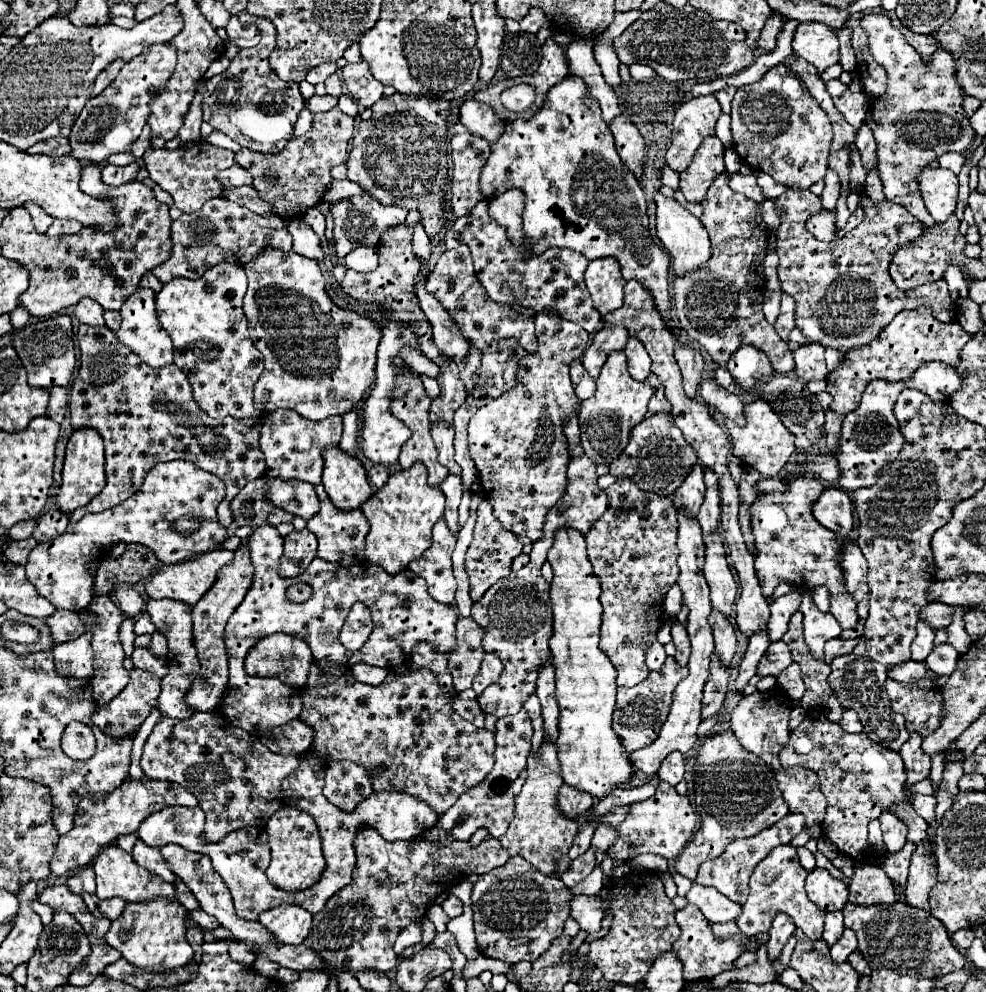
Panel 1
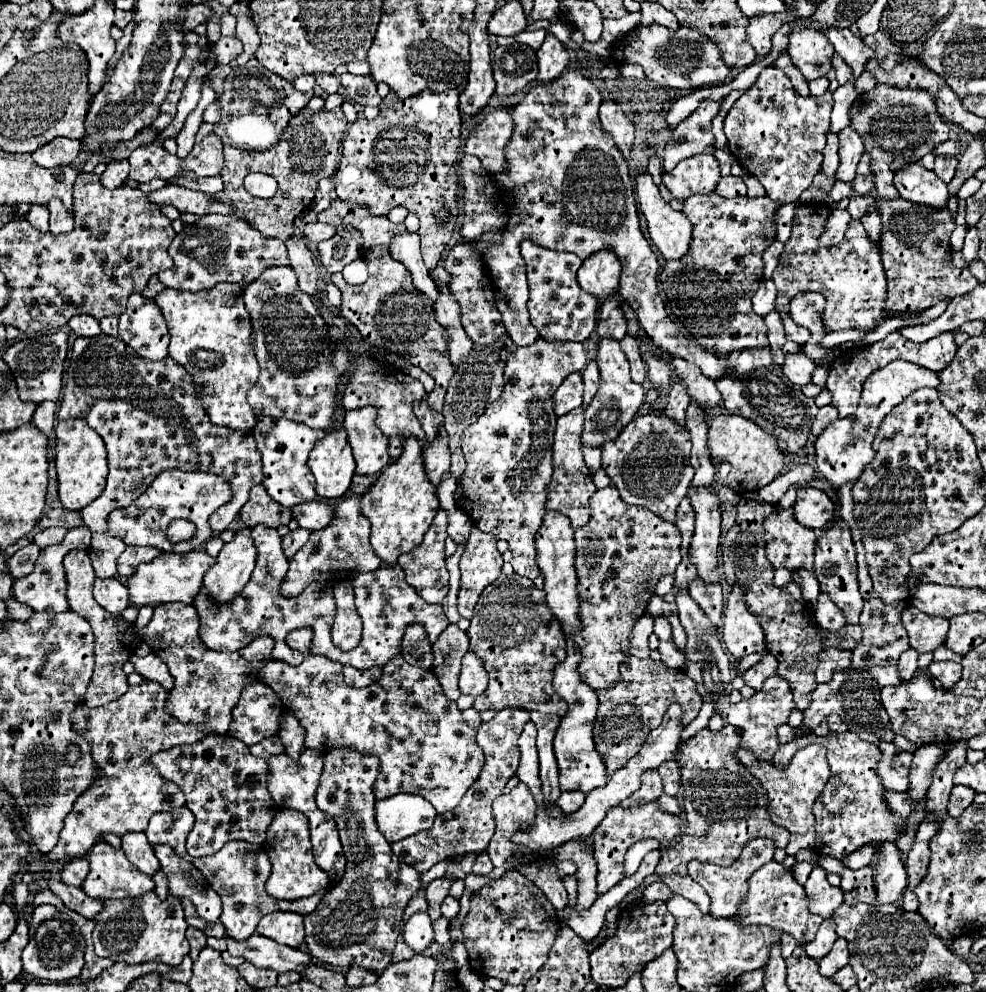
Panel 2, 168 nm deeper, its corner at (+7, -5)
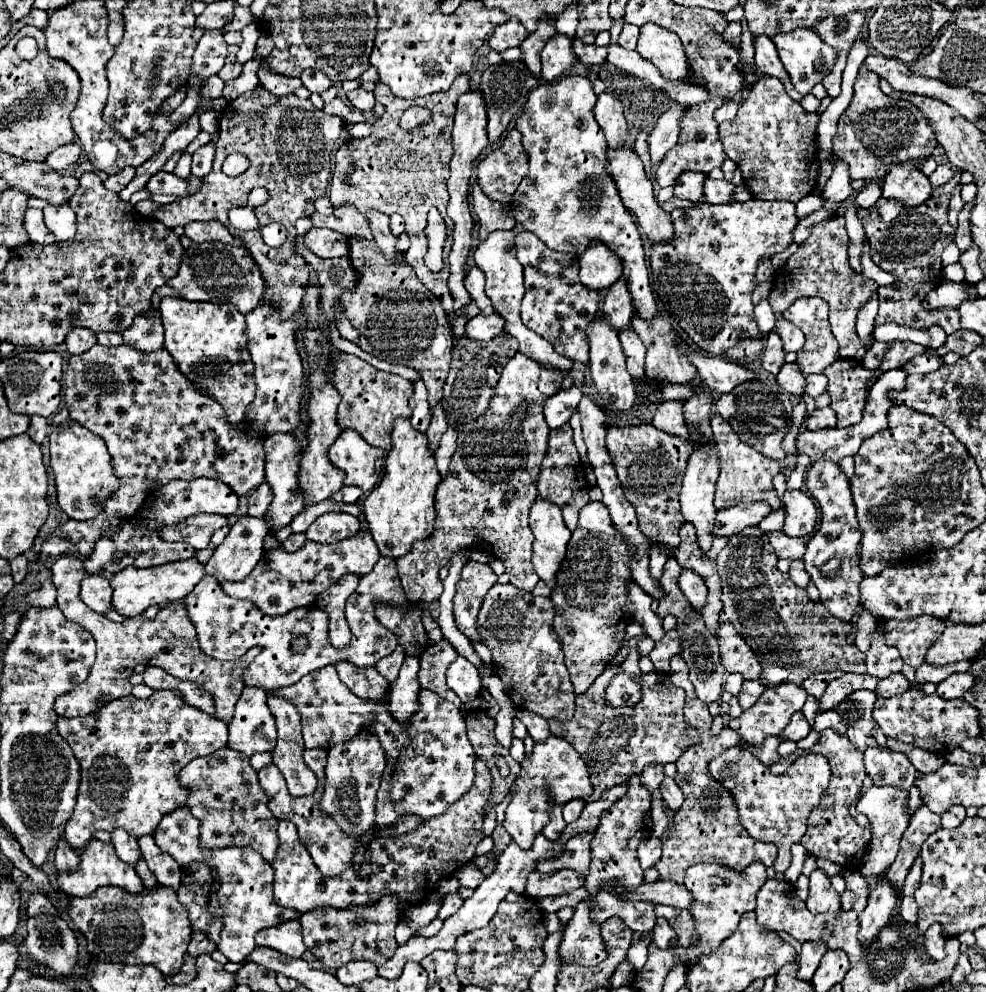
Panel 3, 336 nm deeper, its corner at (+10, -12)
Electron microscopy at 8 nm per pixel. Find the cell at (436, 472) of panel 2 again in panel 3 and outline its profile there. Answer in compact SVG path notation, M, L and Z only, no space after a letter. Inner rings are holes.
M438 402L436 408L432 406L432 420L430 420L430 426L428 426L428 430L426 430L426 436L428 436L428 440L430 440L430 450L432 450L432 452L440 446L440 438L442 438L442 434L446 432L446 428L448 428L448 420L446 420L442 402Z

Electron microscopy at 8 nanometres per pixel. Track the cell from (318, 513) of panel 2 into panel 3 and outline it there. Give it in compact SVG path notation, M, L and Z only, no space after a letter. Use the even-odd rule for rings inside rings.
M328 512L316 518L306 530L308 540L320 544L334 544L352 538L360 532L360 520L344 512Z

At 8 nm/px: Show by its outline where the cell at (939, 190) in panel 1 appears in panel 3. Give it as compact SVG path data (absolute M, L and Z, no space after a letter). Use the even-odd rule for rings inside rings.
M910 164L890 166L884 178L882 192L884 198L896 198L910 206L922 204L932 196L930 180L918 168L910 168Z

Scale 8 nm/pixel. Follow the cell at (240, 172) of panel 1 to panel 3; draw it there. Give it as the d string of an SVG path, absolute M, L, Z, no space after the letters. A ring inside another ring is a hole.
M158 172L154 174L146 188L152 192L152 194L174 194L174 196L186 196L186 190L188 190L188 180L180 180L178 176L174 174L168 174L168 172Z

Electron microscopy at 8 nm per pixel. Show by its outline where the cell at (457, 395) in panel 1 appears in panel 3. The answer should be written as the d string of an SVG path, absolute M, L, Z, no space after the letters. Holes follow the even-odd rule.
M338 206L330 216L316 212L312 222L316 228L330 228L348 238L348 258L358 274L358 286L344 294L344 308L346 318L360 332L360 348L380 360L414 368L426 384L430 406L438 404L452 360L450 320L440 300L416 278L410 266L384 258L372 238L366 218L360 216L354 206Z

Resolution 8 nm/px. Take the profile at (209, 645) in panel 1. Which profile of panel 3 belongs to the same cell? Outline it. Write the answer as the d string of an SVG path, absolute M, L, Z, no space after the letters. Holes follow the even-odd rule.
M242 516L232 526L222 544L214 548L212 560L206 564L206 574L226 580L242 580L252 572L264 554L264 538L268 528L262 518Z

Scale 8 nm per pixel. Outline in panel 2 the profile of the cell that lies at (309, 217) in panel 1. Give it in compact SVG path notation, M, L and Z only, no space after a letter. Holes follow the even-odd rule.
M307 223L305 229L303 229L305 237L311 241L311 243L319 243L323 239L329 239L331 235L335 235L335 227L331 225L323 225L323 223Z

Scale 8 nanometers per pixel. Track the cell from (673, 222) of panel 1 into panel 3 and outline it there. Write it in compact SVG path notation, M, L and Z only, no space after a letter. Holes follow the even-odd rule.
M608 148L608 162L606 162L606 172L612 176L618 192L620 192L620 198L624 202L624 206L634 214L634 218L638 220L638 224L642 226L644 234L648 236L650 242L660 242L660 240L668 240L672 238L672 220L670 220L670 214L666 214L656 198L654 198L654 188L652 188L652 182L648 180L646 172L644 172L644 166L642 166L642 160L640 156L632 150L632 148Z

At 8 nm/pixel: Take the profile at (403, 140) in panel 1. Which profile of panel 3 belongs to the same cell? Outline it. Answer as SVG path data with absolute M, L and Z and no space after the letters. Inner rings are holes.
M460 74L448 92L416 98L416 100L392 100L390 88L386 84L376 84L374 88L374 98L384 104L386 112L384 116L374 122L374 132L368 138L352 140L348 148L340 148L336 152L336 172L332 176L330 184L330 202L334 208L340 204L352 204L358 208L358 212L366 214L368 210L378 210L384 214L398 212L406 220L406 234L410 236L411 245L406 251L406 262L410 262L412 270L416 272L418 280L426 284L436 296L440 296L440 302L452 314L452 296L446 280L450 276L448 256L450 246L452 246L453 222L447 215L448 188L446 180L450 176L448 164L454 154L452 150L452 124L454 124L454 114L456 114L456 102L462 94L470 92L472 82L468 74ZM410 106L424 106L432 112L432 120L420 128L420 132L414 134L390 134L390 122L396 124L400 120L400 112L404 112ZM348 156L356 156L356 168L350 172L350 182L344 182L344 176L348 174ZM438 208L442 214L447 227L446 244L444 244L444 268L434 274L424 266L424 254L428 250L428 238L424 234L428 226L428 210Z

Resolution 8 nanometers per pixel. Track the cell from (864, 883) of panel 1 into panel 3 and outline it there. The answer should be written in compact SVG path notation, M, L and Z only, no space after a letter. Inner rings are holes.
M846 870L844 874L846 890L842 894L842 910L856 910L862 912L868 900L868 884L858 870Z

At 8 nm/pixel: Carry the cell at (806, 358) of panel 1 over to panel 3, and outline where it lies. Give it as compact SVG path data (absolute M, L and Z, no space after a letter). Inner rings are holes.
M784 364L780 368L780 374L776 376L776 382L790 394L802 396L804 394L804 376L798 368L798 364Z

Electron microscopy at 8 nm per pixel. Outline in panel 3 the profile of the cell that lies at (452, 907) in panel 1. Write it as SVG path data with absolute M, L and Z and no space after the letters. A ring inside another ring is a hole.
M448 894L448 896L444 896L444 906L442 906L442 910L440 910L440 918L446 920L446 918L452 916L460 906L462 906L462 898L460 898L458 894Z

